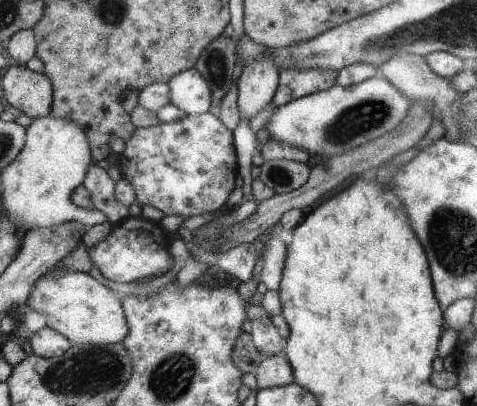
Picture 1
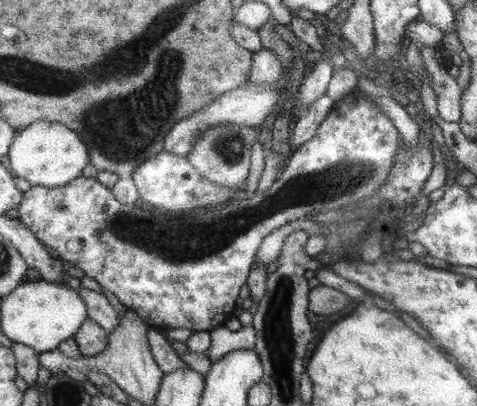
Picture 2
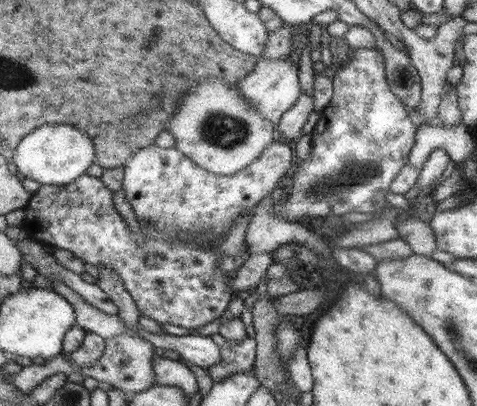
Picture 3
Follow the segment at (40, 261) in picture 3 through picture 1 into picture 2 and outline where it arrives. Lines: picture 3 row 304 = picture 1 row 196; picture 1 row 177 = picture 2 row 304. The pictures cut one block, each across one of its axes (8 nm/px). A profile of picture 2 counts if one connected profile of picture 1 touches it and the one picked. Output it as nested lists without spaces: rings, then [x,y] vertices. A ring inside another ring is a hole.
[[[83,286],[77,290],[77,294],[81,296],[81,302],[87,308],[87,318],[93,320],[95,324],[99,324],[107,332],[107,336],[111,336],[113,330],[119,326],[119,316],[107,304],[105,296],[97,294],[97,292],[91,292],[91,290],[83,288]]]

